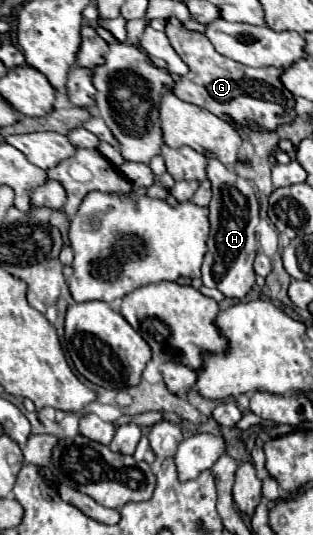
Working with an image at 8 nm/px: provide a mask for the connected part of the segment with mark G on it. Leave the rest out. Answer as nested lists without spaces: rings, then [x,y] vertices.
[[[169,18],[165,22],[165,32],[175,52],[189,66],[189,72],[181,76],[171,88],[173,94],[179,96],[181,100],[201,106],[217,114],[219,118],[225,118],[239,126],[257,122],[265,130],[275,130],[279,124],[291,122],[291,118],[295,118],[293,112],[295,98],[279,82],[279,74],[281,74],[279,68],[251,68],[231,58],[225,58],[211,46],[211,42],[207,42],[203,34],[183,30],[181,22],[175,18]]]

